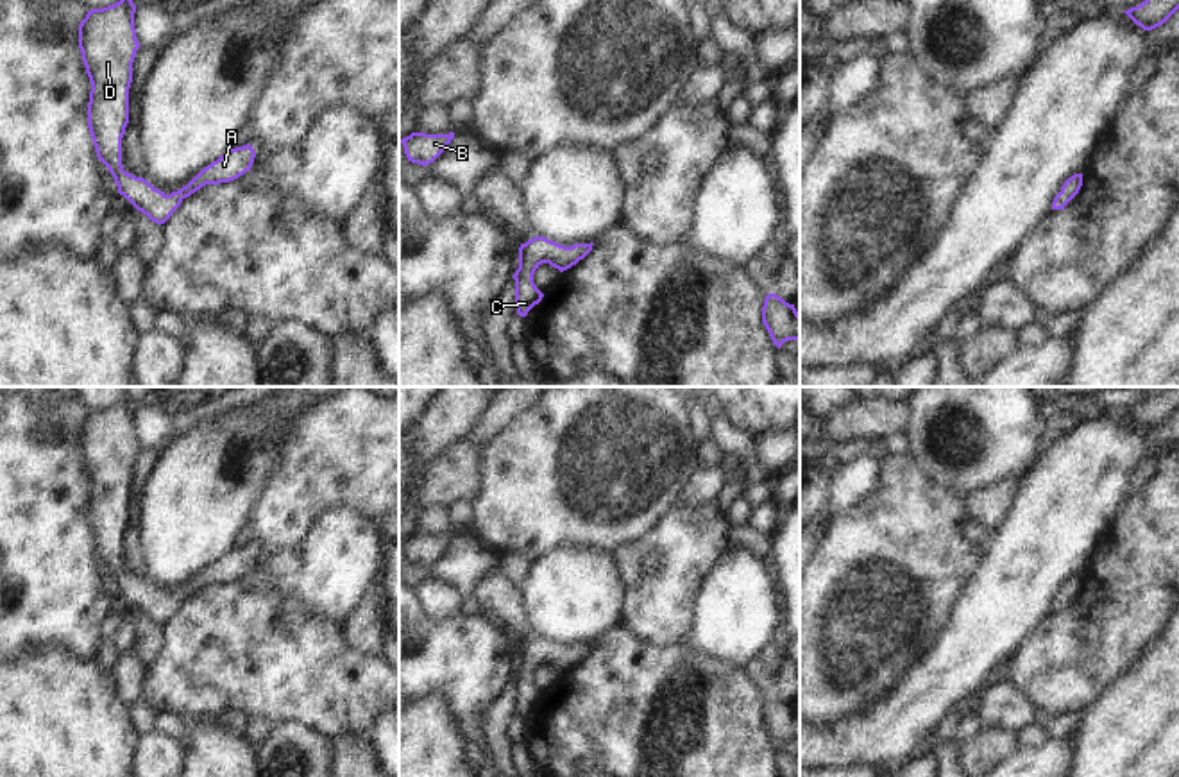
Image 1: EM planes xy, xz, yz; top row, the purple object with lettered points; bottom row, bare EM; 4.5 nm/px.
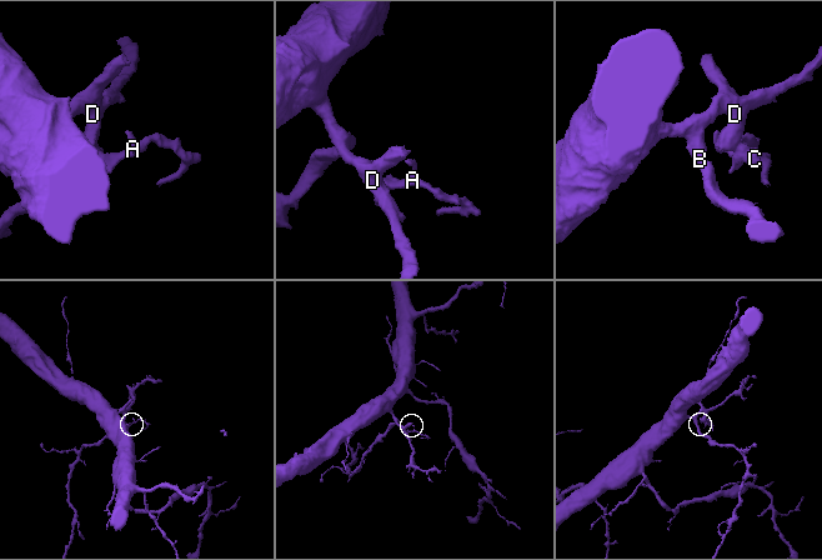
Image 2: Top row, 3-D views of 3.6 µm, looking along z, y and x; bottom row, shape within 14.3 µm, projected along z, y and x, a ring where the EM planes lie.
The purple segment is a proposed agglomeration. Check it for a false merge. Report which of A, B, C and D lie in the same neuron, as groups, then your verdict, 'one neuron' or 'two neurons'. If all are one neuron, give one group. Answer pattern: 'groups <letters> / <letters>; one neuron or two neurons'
groups A B C D; one neuron

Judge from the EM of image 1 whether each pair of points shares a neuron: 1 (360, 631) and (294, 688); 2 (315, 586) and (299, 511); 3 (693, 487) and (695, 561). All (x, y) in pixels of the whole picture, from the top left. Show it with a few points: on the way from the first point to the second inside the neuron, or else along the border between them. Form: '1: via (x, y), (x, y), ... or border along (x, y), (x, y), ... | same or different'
1: border along (339, 629), (351, 650), (380, 657) | different
2: border along (333, 507), (312, 523), (297, 548) | different
3: border along (712, 498), (702, 503), (677, 502) | different

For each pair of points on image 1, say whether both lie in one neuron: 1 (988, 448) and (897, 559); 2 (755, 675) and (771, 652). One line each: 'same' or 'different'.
1: different
2: same

